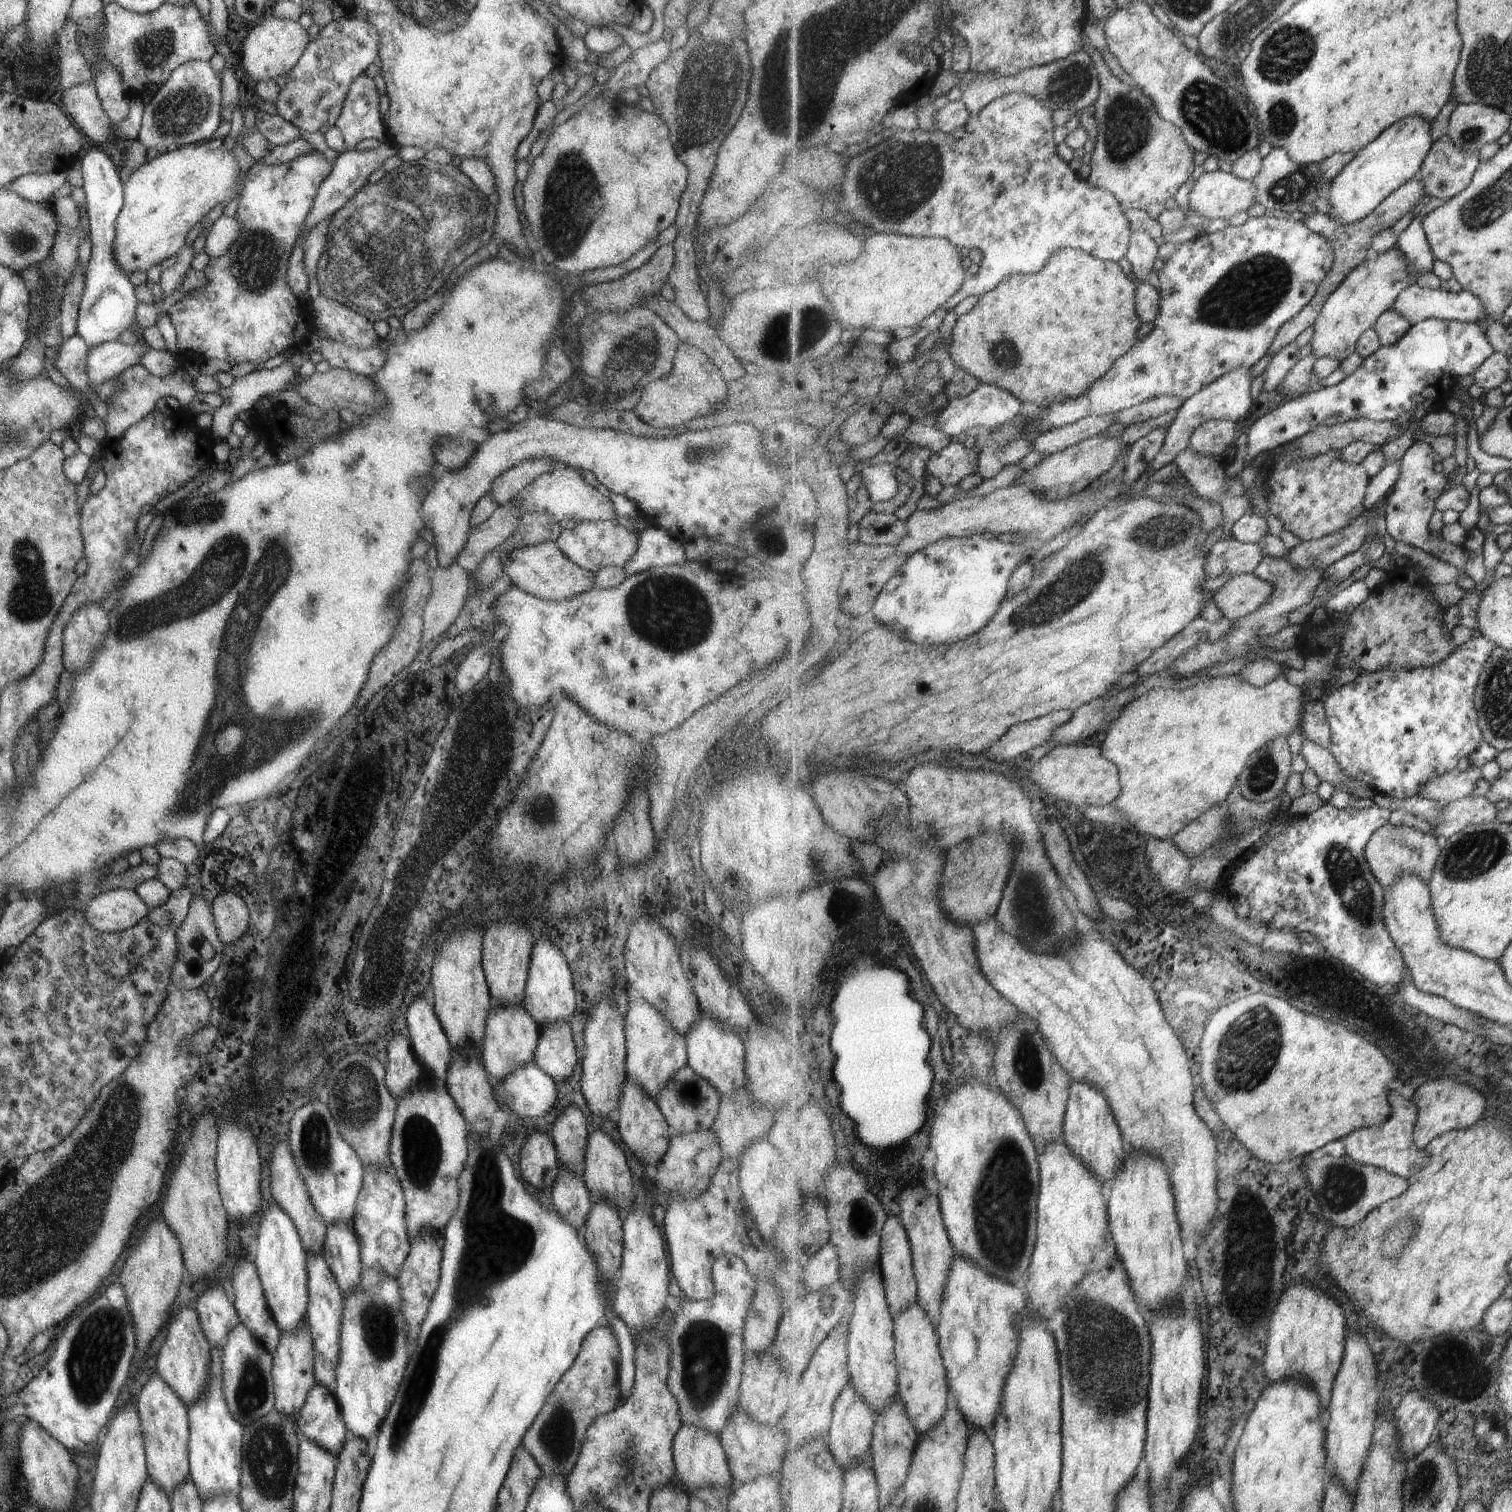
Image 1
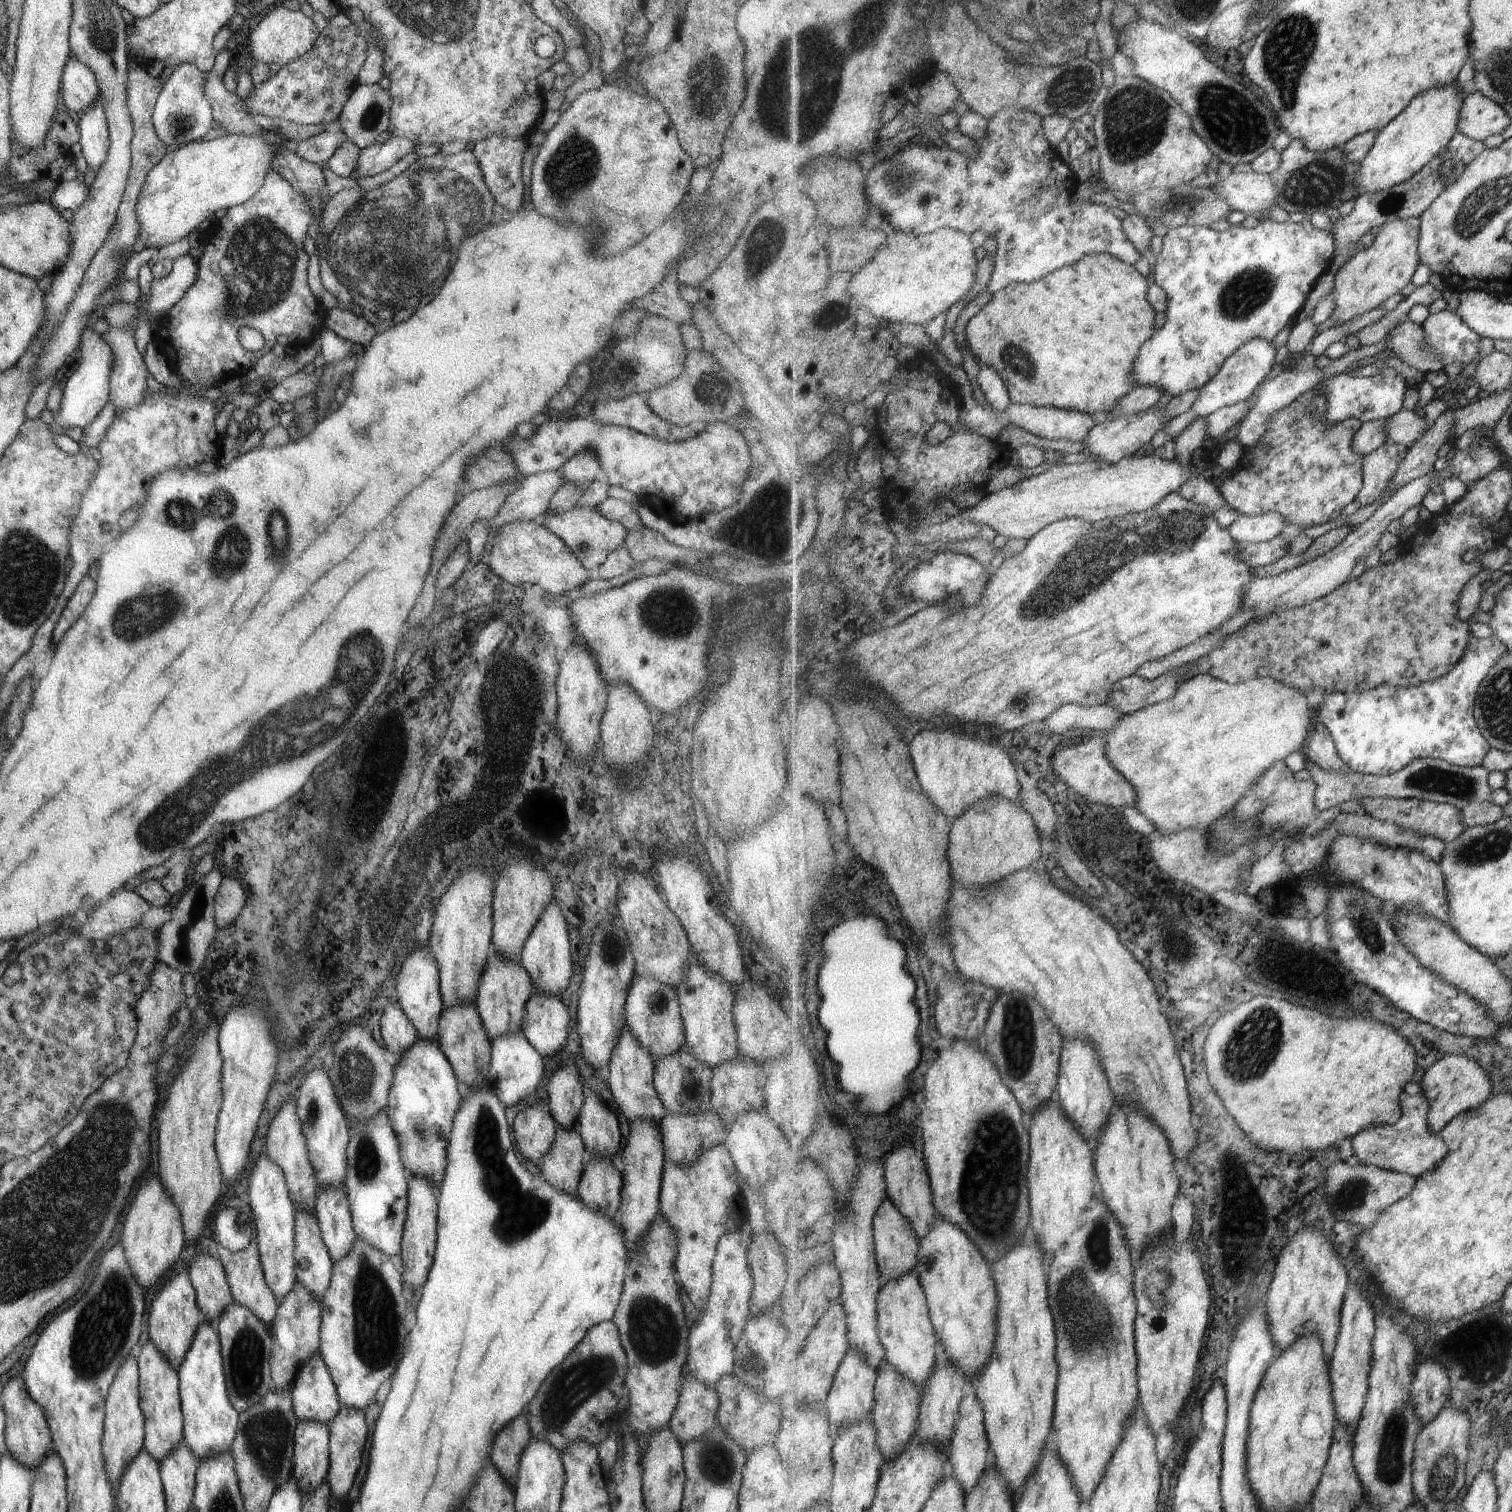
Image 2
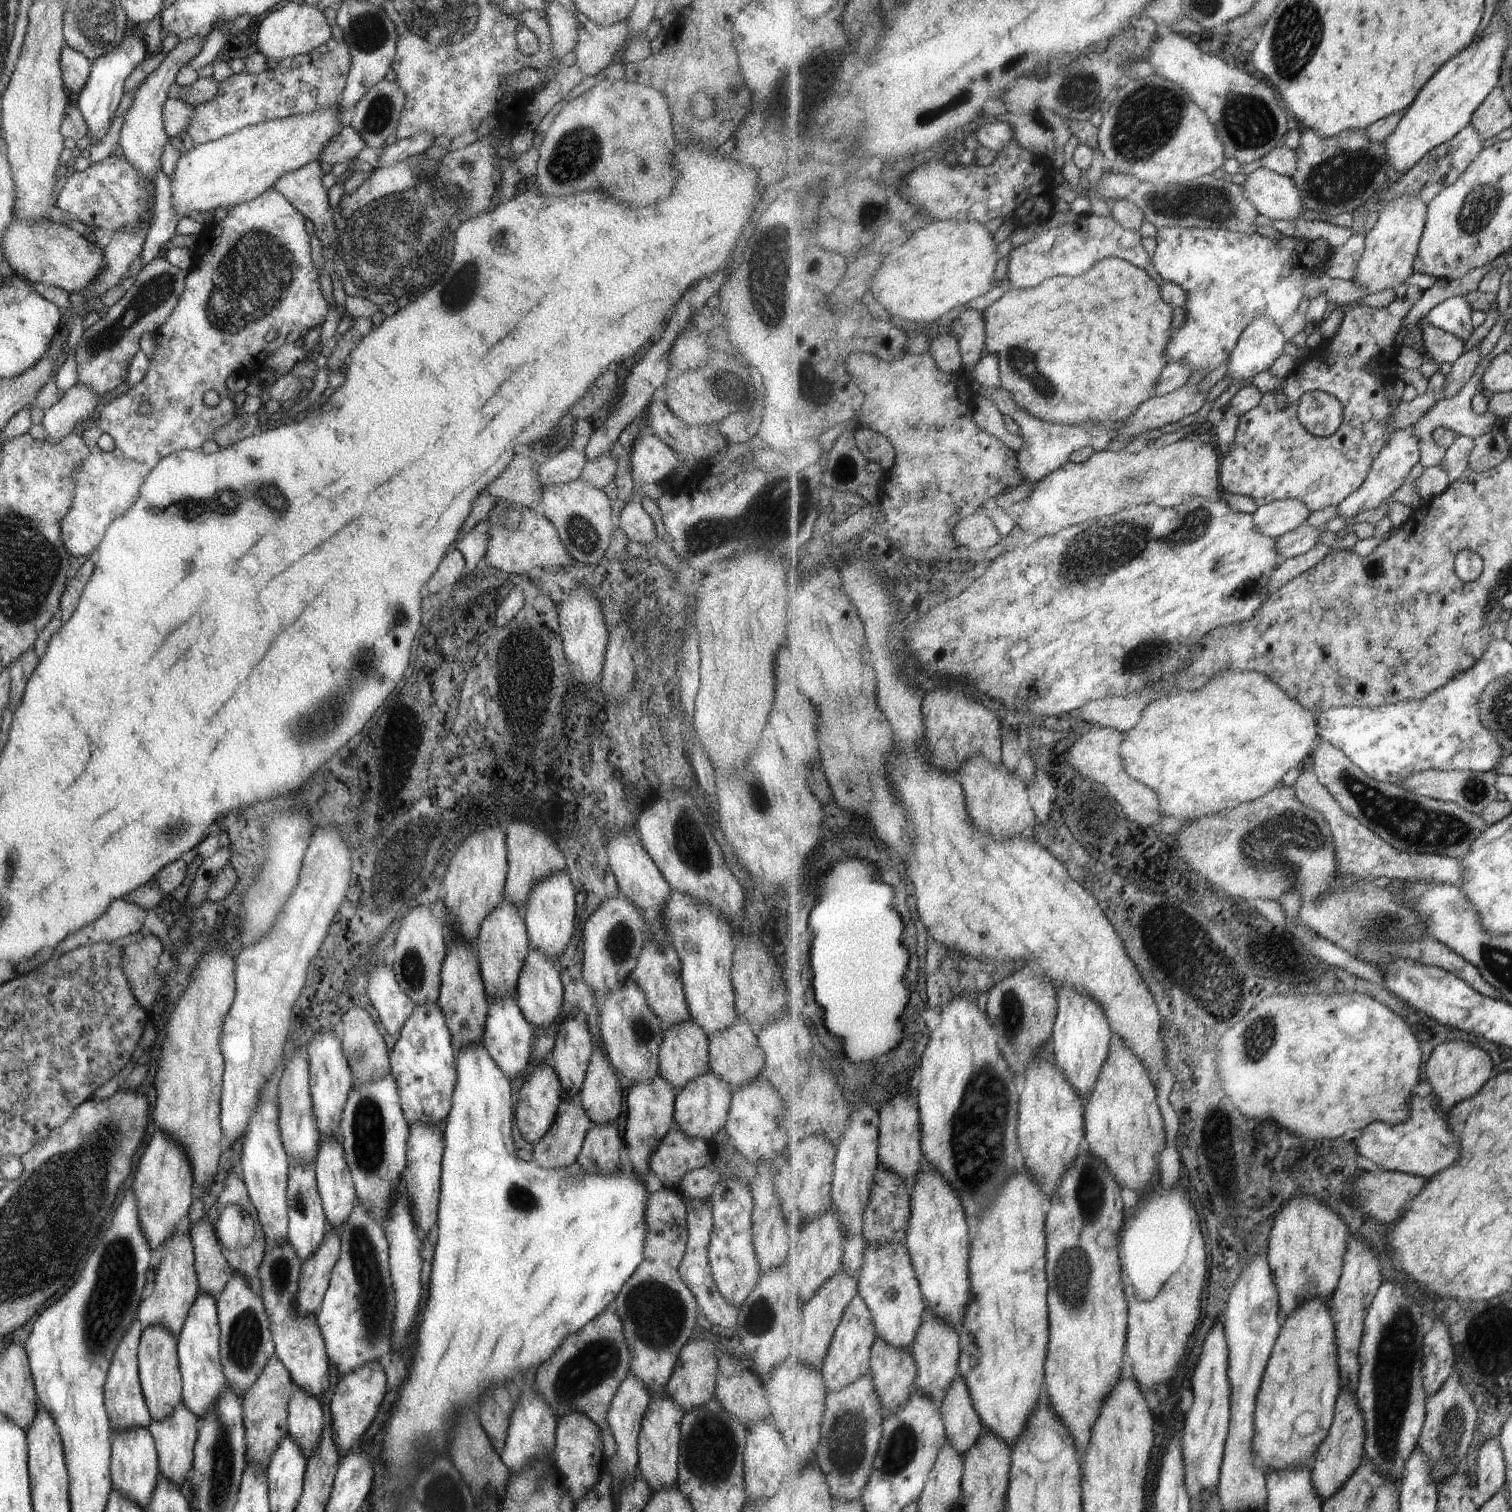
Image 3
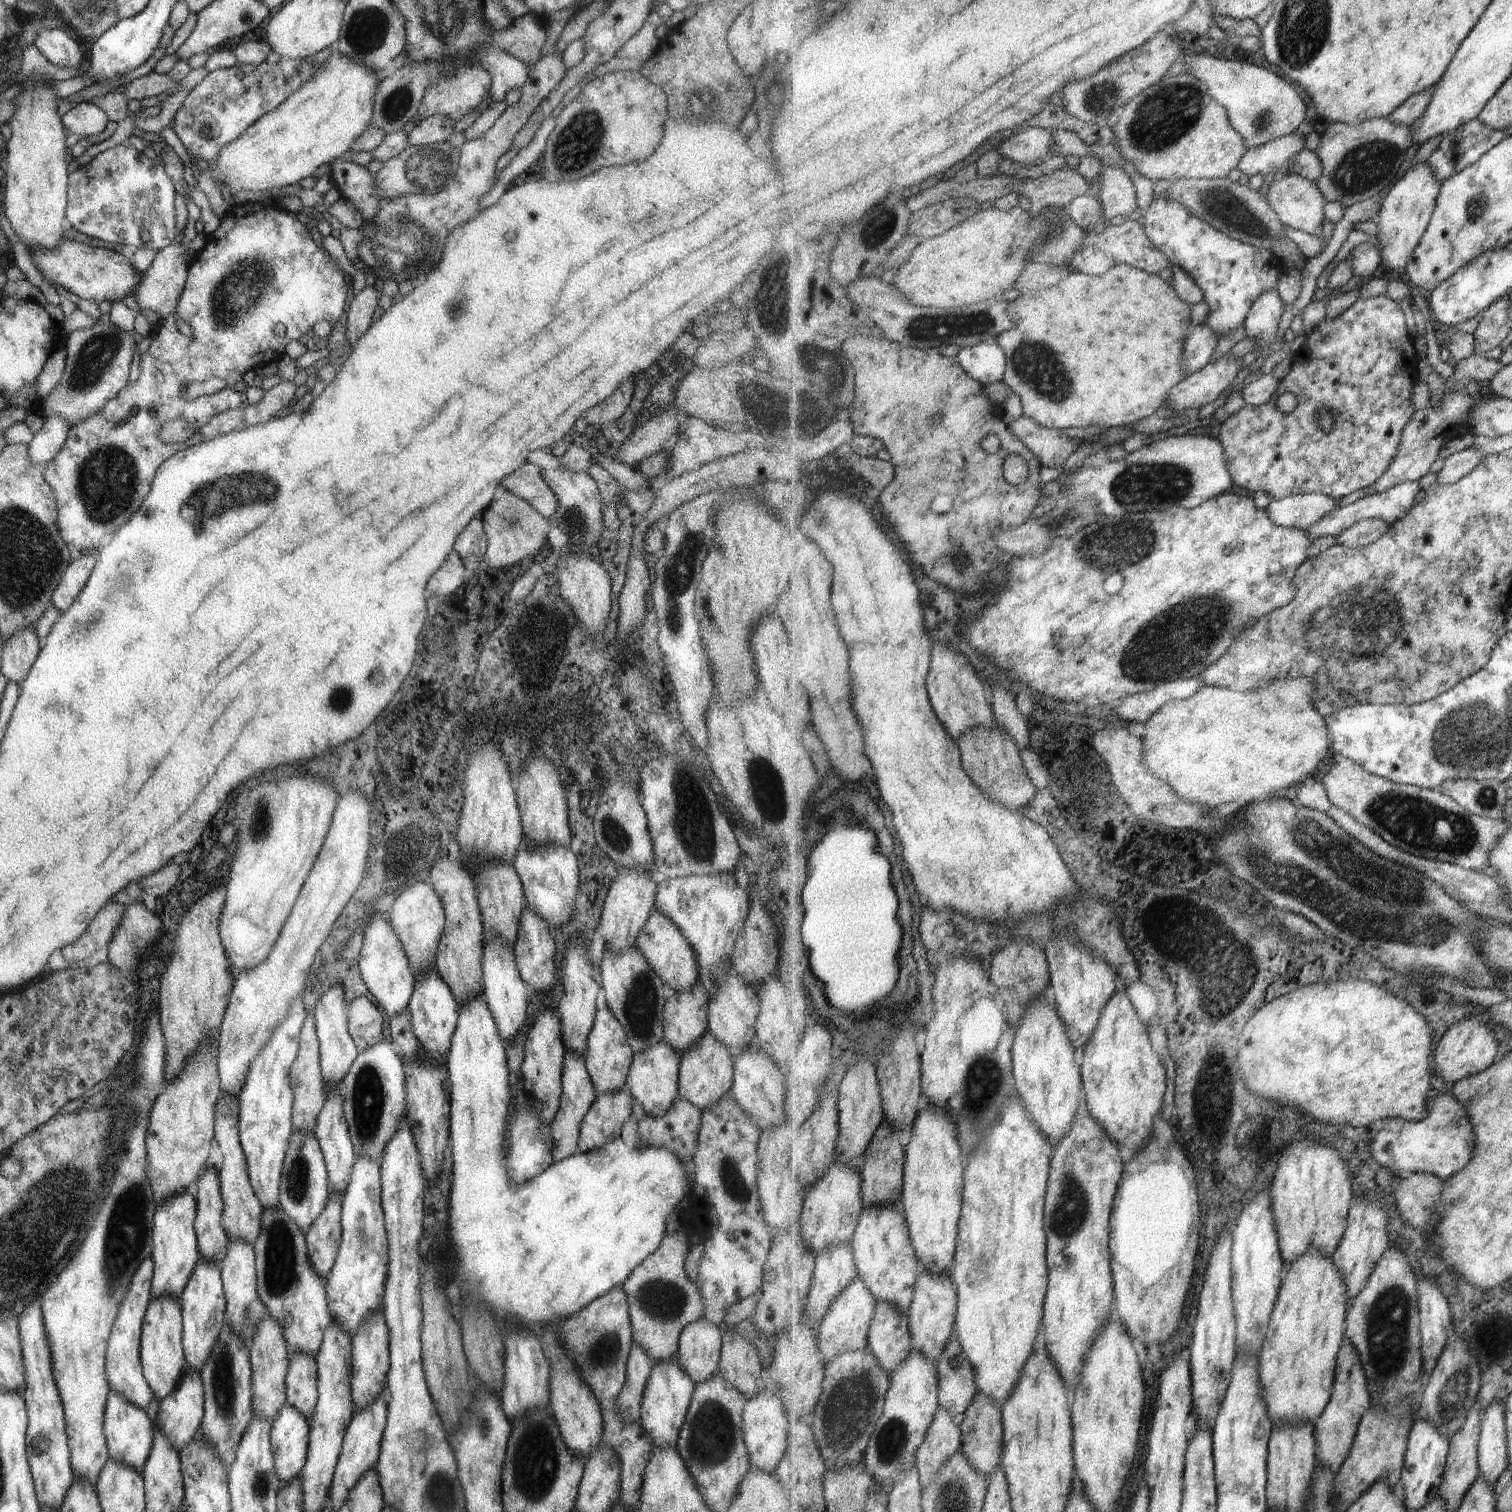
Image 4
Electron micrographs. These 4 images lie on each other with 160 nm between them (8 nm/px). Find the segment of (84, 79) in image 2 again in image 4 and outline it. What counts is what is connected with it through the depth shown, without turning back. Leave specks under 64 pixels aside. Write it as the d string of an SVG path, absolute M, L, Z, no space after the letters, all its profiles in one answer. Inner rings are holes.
M63 29L39 30L32 43L55 66L69 68L86 60L85 46Z

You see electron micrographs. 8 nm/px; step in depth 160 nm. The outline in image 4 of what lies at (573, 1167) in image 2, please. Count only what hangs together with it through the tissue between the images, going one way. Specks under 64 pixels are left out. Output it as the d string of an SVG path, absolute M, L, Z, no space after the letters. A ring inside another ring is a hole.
M574 1051L565 1052L562 1064L561 1084L562 1091L560 1094L559 1108L553 1120L549 1123L552 1138L552 1162L557 1162L576 1152L579 1123L596 1097L587 1068L584 1064L584 1055L580 1055Z

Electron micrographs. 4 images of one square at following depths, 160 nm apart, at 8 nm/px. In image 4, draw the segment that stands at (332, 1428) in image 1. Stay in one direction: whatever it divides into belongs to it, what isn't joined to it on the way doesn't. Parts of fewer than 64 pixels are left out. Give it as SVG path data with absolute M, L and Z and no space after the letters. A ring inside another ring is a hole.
M280 1207L263 1209L260 1231L251 1245L254 1250L256 1291L266 1306L267 1316L280 1327L289 1353L315 1356L332 1318L327 1308L326 1279L311 1268L304 1234Z

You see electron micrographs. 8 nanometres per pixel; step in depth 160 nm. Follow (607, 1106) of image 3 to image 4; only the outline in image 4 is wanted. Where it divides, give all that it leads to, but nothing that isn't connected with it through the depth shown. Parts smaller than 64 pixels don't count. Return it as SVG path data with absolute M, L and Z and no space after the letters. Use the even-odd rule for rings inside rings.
M606 1005L596 1010L594 1014L594 1021L586 1038L586 1049L583 1055L596 1096L602 1093L614 1093L625 1086L628 1068L634 1054L627 1044L623 1027L616 1022Z

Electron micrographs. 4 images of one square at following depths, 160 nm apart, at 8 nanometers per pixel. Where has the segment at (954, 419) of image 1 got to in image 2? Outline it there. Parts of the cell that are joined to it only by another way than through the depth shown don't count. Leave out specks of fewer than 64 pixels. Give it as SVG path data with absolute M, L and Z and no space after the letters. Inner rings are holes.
M981 366L977 374L986 402L1000 413L1012 405L1009 389L994 368Z

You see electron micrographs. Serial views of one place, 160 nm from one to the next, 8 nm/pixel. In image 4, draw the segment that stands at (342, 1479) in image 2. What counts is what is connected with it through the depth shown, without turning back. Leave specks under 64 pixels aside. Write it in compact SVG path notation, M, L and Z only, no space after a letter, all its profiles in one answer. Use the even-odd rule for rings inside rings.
M382 1308L372 1313L350 1338L350 1393L355 1412L369 1406L379 1397L388 1371L388 1334Z

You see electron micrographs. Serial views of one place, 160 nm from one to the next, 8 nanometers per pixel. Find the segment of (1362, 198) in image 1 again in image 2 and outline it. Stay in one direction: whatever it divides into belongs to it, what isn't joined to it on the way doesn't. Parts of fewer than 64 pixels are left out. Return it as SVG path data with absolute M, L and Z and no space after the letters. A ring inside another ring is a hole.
M1455 83L1417 95L1405 111L1379 132L1367 158L1360 162L1358 173L1354 176L1359 196L1373 195L1403 184L1439 156L1458 131L1460 110L1465 97Z

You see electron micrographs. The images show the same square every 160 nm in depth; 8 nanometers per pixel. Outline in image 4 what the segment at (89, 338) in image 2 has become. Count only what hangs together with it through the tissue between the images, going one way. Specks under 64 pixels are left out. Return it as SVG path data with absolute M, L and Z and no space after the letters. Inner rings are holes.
M61 415L43 417L44 421L28 442L28 457L32 463L46 463L59 452L67 436L68 422Z

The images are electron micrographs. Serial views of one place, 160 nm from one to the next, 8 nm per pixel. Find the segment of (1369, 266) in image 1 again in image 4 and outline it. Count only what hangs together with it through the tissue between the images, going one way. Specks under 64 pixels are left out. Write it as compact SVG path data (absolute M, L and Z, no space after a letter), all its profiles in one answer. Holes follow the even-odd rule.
M1426 163L1417 165L1389 191L1386 196L1377 220L1377 238L1380 250L1382 267L1387 272L1401 274L1414 255L1414 250L1422 242L1427 227L1432 219L1438 196L1440 195L1441 183L1435 178L1431 167Z

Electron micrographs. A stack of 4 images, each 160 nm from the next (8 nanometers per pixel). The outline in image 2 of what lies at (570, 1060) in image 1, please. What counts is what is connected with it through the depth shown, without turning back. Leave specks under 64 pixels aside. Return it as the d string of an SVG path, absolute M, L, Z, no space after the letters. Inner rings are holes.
M532 992L524 1006L523 1036L542 1057L561 1051L567 1040L567 1009L558 996Z

